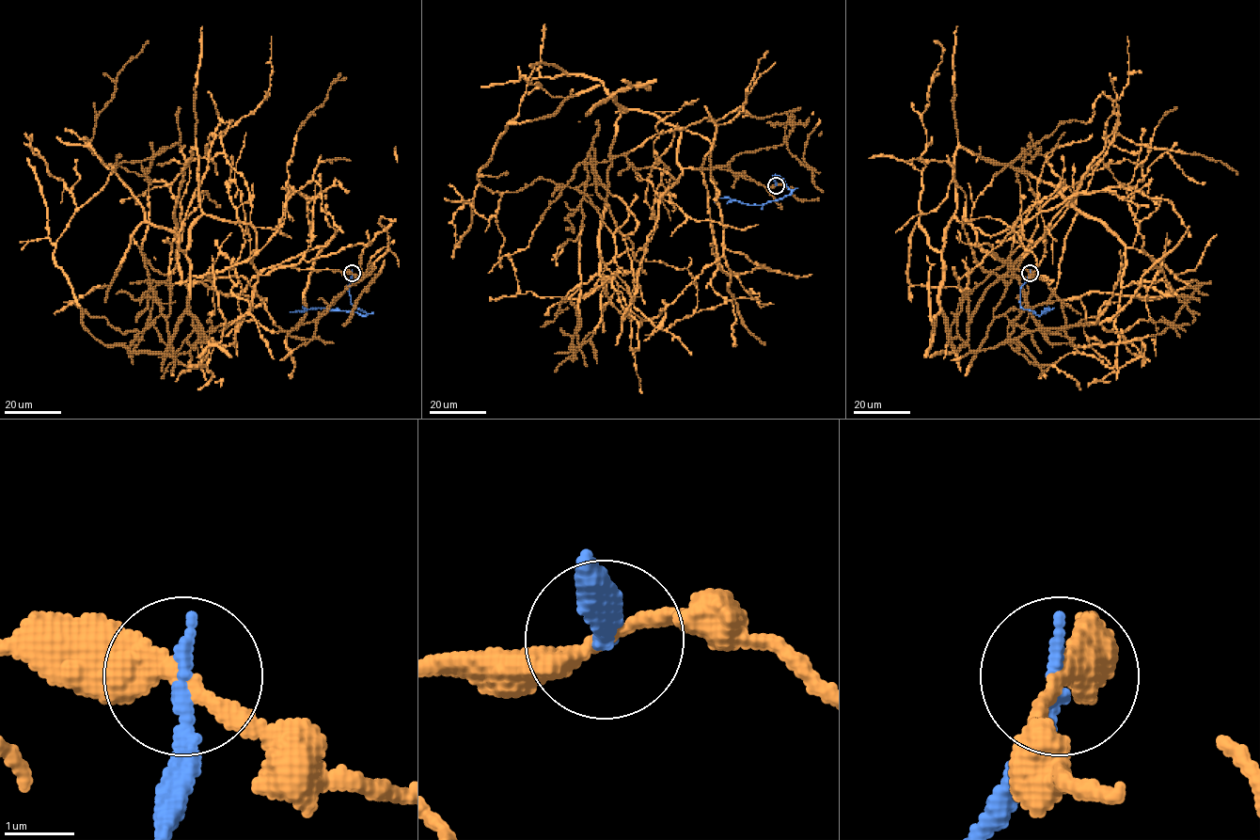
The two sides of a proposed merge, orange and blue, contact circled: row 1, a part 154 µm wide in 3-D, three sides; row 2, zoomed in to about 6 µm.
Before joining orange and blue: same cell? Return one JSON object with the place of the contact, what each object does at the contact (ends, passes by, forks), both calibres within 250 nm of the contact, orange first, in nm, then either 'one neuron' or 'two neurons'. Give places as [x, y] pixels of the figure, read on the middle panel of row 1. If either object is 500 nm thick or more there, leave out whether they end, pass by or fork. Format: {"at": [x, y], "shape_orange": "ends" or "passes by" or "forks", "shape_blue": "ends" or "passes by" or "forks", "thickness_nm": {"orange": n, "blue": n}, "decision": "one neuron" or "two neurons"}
{"at": [776, 185], "shape_orange": "passes by", "shape_blue": "ends", "thickness_nm": {"orange": 320, "blue": 240}, "decision": "two neurons"}

